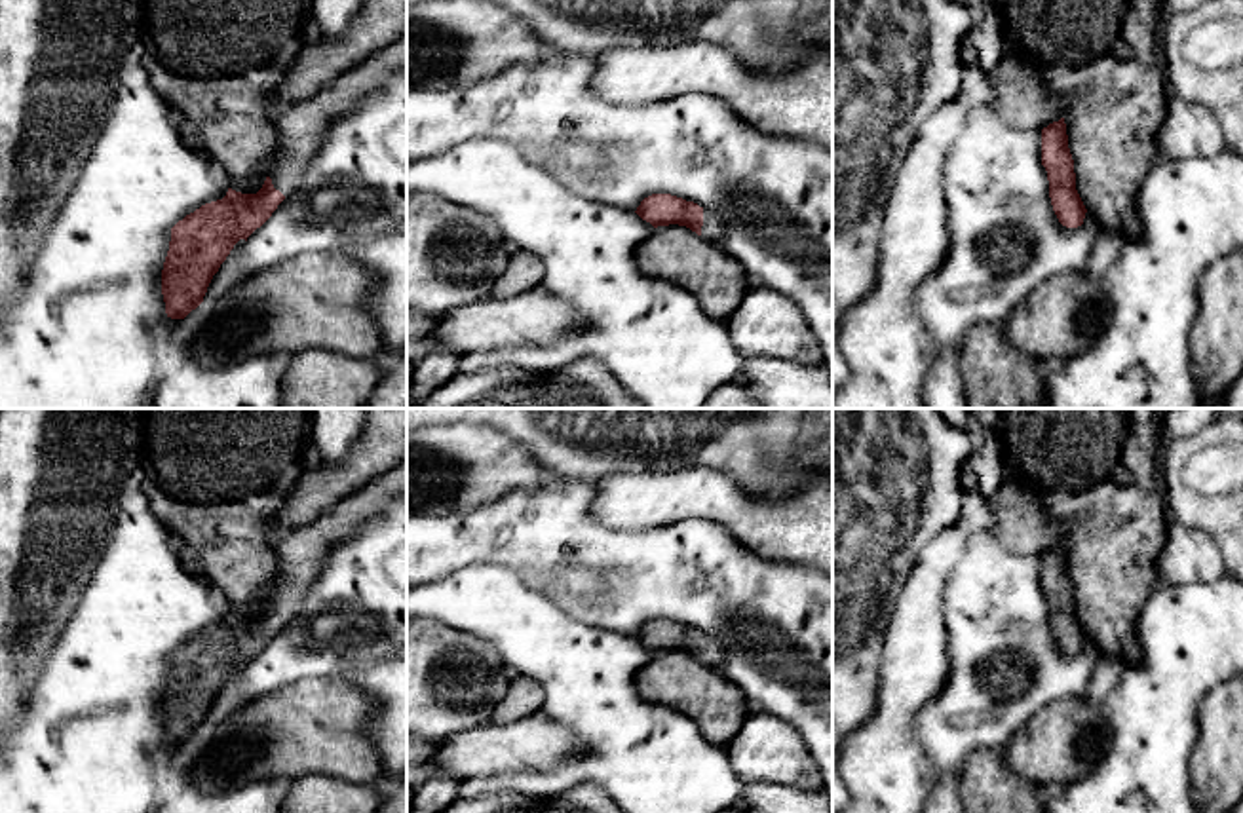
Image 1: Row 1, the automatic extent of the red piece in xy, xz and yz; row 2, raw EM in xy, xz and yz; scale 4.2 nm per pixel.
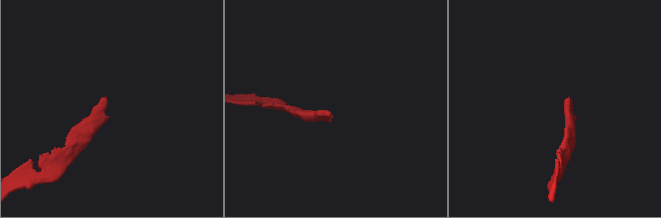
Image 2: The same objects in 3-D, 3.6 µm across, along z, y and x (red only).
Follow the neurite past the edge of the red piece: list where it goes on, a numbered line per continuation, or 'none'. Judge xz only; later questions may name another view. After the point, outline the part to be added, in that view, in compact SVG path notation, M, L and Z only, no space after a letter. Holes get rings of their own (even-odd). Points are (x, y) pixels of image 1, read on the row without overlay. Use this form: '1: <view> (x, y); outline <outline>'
1: xz (711, 656); outline M703 634L701 663L713 669L718 669L722 661L724 661L724 653L720 644L715 638L709 638Z

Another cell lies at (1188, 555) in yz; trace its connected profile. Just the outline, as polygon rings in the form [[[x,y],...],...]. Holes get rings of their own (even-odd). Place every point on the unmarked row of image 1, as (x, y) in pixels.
[[[1169,519],[1157,572],[1161,583],[1188,585],[1224,577],[1226,564],[1218,545],[1207,534]]]

